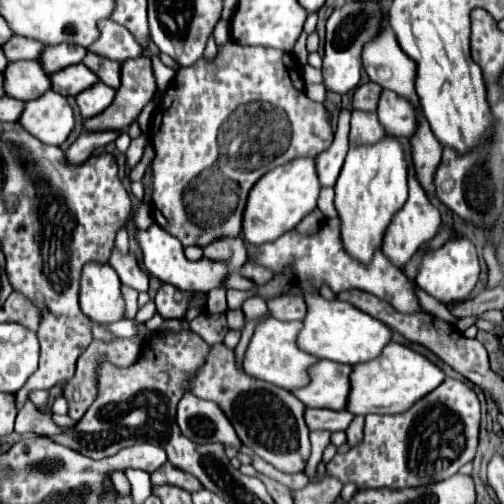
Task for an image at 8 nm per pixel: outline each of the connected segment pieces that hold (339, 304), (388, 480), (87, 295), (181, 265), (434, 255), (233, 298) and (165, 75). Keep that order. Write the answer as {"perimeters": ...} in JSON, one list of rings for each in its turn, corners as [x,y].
{"perimeters":[[[[300,283],[304,289],[304,299],[308,303],[308,315],[304,319],[304,329],[298,335],[298,347],[320,359],[330,359],[336,363],[358,365],[376,359],[382,349],[392,341],[392,329],[382,321],[370,317],[368,313],[356,309],[344,301],[326,301],[318,291],[310,289],[308,283]]],[[[446,377],[432,393],[422,397],[412,405],[412,409],[396,415],[366,415],[364,439],[362,445],[352,447],[348,453],[338,453],[326,465],[328,473],[338,477],[342,483],[356,483],[358,489],[402,489],[438,483],[446,477],[458,473],[458,469],[474,459],[478,445],[478,427],[480,427],[480,403],[476,393],[462,381]]],[[[86,263],[80,279],[80,309],[98,323],[114,323],[122,319],[124,299],[120,279],[108,263]]],[[[152,223],[146,231],[136,231],[136,241],[142,249],[142,259],[144,259],[144,265],[146,269],[156,275],[160,281],[164,283],[170,283],[174,287],[178,287],[180,291],[204,291],[208,293],[210,289],[214,287],[220,287],[224,277],[228,275],[228,269],[224,263],[218,263],[218,261],[208,261],[206,257],[202,257],[200,261],[188,261],[184,257],[184,249],[182,249],[182,243],[172,237],[170,233],[166,233],[160,225]]],[[[458,237],[458,239],[448,241],[438,251],[430,251],[422,257],[420,271],[416,275],[416,285],[424,289],[428,295],[432,295],[434,299],[446,305],[454,305],[454,303],[464,301],[470,295],[470,291],[474,289],[478,281],[478,275],[480,275],[480,261],[478,261],[476,247],[472,245],[470,239]]],[[[228,289],[228,309],[240,309],[242,303],[244,303],[248,297],[252,297],[252,295],[256,295],[254,289],[252,289],[252,291],[236,291],[236,289]]],[[[151,39],[149,40],[149,45],[147,49],[151,52],[152,67],[154,76],[156,77],[158,90],[160,92],[164,92],[174,80],[174,77],[176,76],[176,71],[170,67],[166,67],[161,62],[158,57],[160,51]]]]}

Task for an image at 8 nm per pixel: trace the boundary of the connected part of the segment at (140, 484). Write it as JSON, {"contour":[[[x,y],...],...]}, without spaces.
{"contour":[[[126,469],[124,475],[128,477],[128,481],[132,485],[132,499],[134,499],[134,503],[142,503],[144,499],[150,497],[150,475],[146,471]]]}

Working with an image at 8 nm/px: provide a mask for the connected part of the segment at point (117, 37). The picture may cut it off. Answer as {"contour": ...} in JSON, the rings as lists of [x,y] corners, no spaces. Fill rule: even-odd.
{"contour":[[[100,21],[98,23],[100,27],[100,39],[88,47],[88,51],[92,53],[100,53],[108,59],[114,59],[114,61],[120,61],[124,63],[126,59],[134,59],[134,57],[140,57],[144,53],[144,47],[138,45],[138,41],[134,41],[134,35],[114,23],[114,21]]]}

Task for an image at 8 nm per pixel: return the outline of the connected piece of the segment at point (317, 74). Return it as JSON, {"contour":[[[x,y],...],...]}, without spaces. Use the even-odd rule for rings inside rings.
{"contour":[[[306,65],[306,67],[304,67],[304,83],[306,83],[306,85],[314,85],[314,83],[324,83],[322,71],[314,67],[310,67],[310,65]]]}

